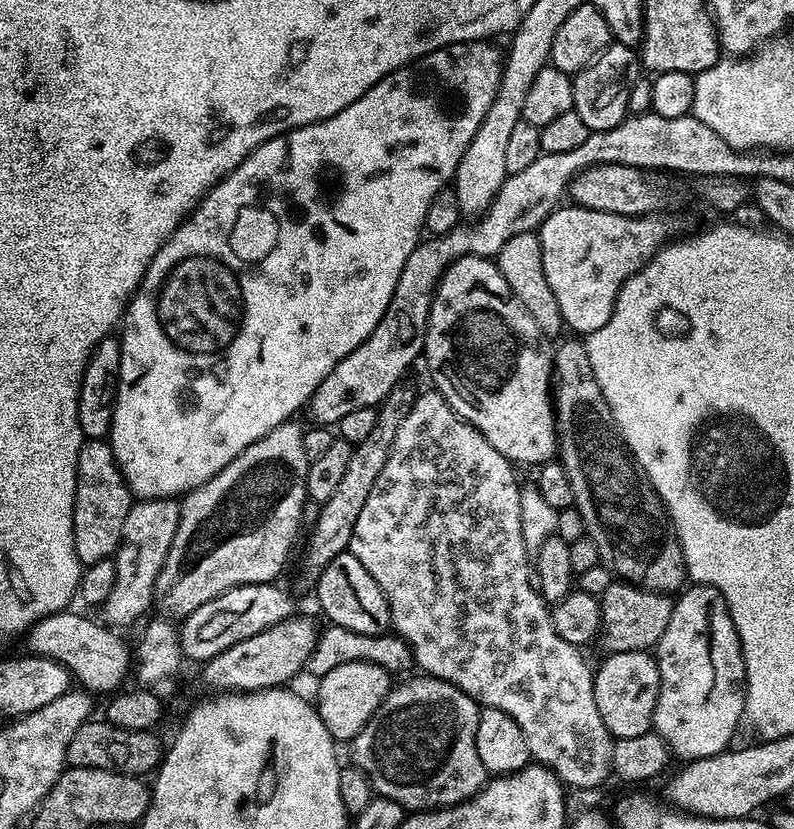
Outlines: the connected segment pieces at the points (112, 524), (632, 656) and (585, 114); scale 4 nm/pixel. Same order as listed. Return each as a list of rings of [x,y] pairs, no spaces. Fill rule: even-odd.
[[[85,439],[80,445],[76,467],[76,497],[74,498],[74,550],[81,565],[87,566],[99,560],[109,559],[120,547],[124,538],[126,514],[132,509],[134,493],[124,481],[124,475],[116,464],[111,443],[107,439]]]
[[[644,650],[609,651],[607,655],[600,669],[597,667],[594,672],[594,702],[598,702],[604,732],[616,740],[638,738],[638,734],[646,734],[653,727],[652,715],[660,693],[660,669],[657,661]]]
[[[613,42],[591,64],[581,68],[572,76],[572,93],[574,94],[572,106],[578,114],[578,118],[582,118],[582,122],[586,122],[589,130],[605,132],[618,126],[629,115],[628,95],[638,72],[636,64],[638,68],[638,56],[633,48]],[[610,89],[614,90],[616,94],[612,100],[607,95]]]

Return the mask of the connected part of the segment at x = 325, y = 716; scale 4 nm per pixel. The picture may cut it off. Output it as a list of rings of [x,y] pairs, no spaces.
[[[355,660],[346,662],[342,666],[334,666],[334,670],[330,670],[330,674],[319,677],[320,689],[316,692],[314,704],[319,711],[320,721],[324,723],[326,730],[330,730],[333,740],[337,742],[355,740],[356,735],[366,726],[368,719],[376,713],[380,703],[388,697],[390,691],[388,680],[390,680],[390,674],[385,668],[377,664],[367,664],[365,660]]]

